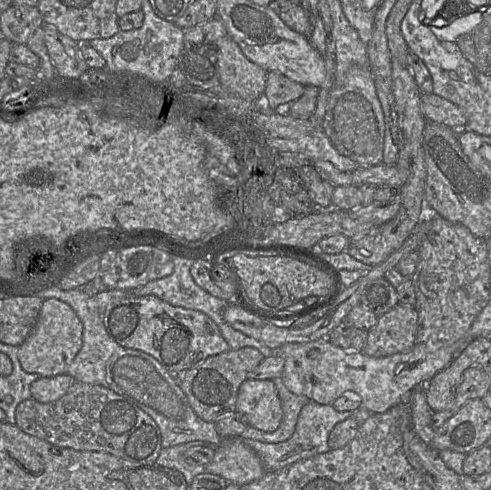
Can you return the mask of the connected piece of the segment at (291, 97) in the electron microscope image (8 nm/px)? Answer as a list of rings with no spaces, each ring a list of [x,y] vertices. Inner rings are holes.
[[[269,71],[266,78],[264,94],[267,97],[270,109],[276,113],[287,113],[285,108],[299,99],[305,87],[286,76]]]

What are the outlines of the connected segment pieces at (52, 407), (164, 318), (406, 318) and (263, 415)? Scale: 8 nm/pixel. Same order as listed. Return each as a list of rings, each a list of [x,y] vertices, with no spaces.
[[[75,381],[64,396],[50,403],[24,400],[15,417],[16,425],[27,434],[78,451],[107,452],[127,461],[155,465],[162,449],[156,422],[131,401],[98,384]]]
[[[153,295],[125,297],[109,304],[104,313],[104,325],[118,344],[153,356],[169,372],[187,371],[208,357],[230,350],[218,325],[208,315],[172,306]]]
[[[399,303],[387,313],[378,317],[377,324],[368,330],[363,352],[371,357],[386,357],[410,350],[416,344],[418,313],[415,307]]]
[[[247,379],[239,388],[236,411],[241,413],[249,426],[264,432],[273,432],[281,424],[283,410],[276,386],[273,380]]]

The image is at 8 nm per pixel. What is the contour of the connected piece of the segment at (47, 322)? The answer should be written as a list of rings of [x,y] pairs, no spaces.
[[[48,298],[44,300],[37,322],[19,346],[18,359],[24,371],[41,377],[67,374],[68,367],[83,344],[83,324],[76,312],[65,302]]]

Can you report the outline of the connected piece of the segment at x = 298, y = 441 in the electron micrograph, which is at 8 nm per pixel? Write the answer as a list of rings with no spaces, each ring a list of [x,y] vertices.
[[[314,401],[307,403],[300,411],[293,435],[286,441],[267,443],[253,439],[243,439],[261,459],[266,472],[276,471],[300,460],[311,458],[330,450],[328,446],[329,433],[335,425],[352,417],[354,411],[337,411],[331,404],[319,404]]]

